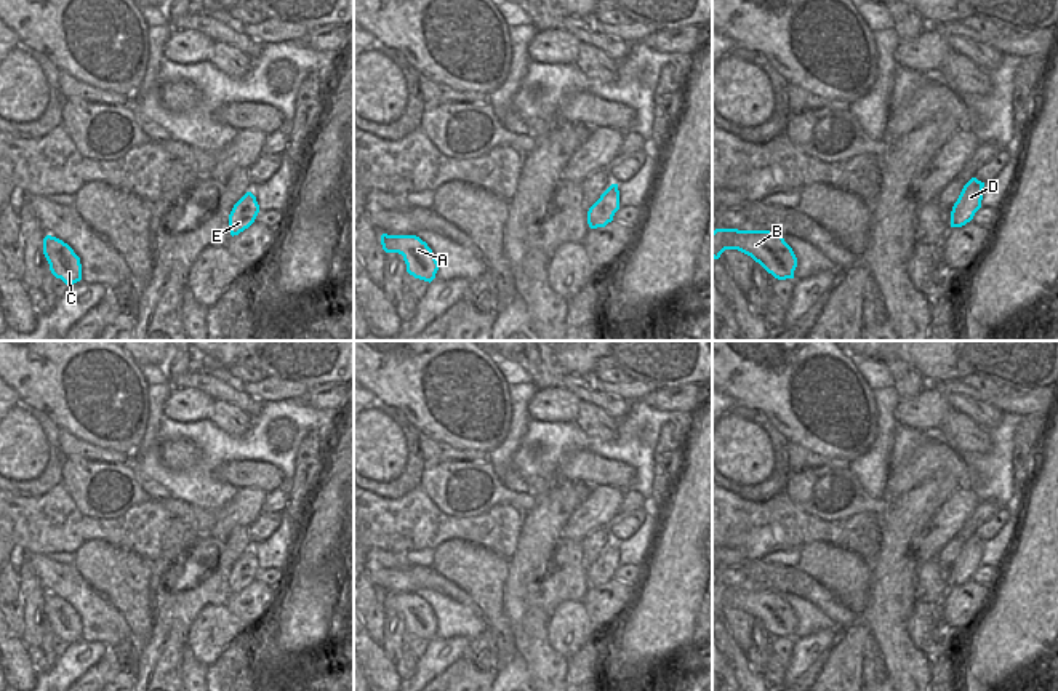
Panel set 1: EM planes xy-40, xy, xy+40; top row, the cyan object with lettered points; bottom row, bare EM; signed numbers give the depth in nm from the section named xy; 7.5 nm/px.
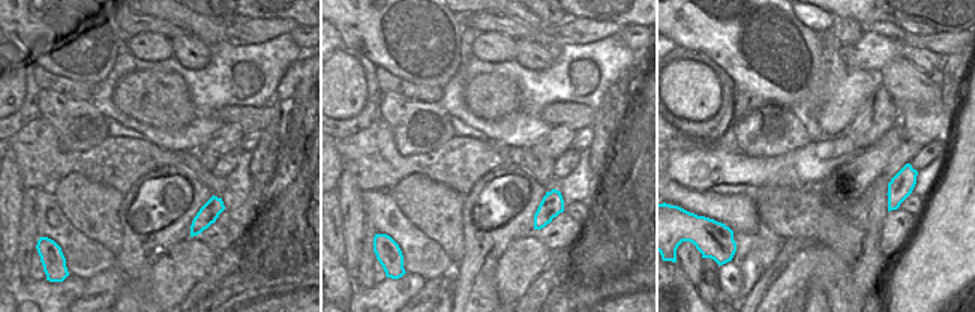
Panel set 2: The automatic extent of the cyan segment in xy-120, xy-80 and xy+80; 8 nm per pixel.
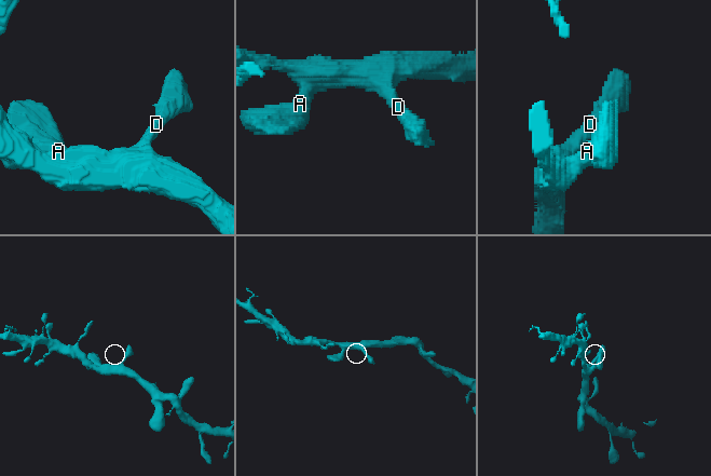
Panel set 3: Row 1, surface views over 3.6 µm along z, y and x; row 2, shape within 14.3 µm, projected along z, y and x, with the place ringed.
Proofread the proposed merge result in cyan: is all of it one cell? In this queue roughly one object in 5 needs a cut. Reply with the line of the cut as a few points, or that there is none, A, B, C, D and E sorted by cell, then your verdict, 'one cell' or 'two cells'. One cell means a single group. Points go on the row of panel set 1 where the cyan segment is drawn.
no cut; A B C D E; one cell

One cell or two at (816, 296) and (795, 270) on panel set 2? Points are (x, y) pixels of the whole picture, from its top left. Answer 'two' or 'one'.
two

